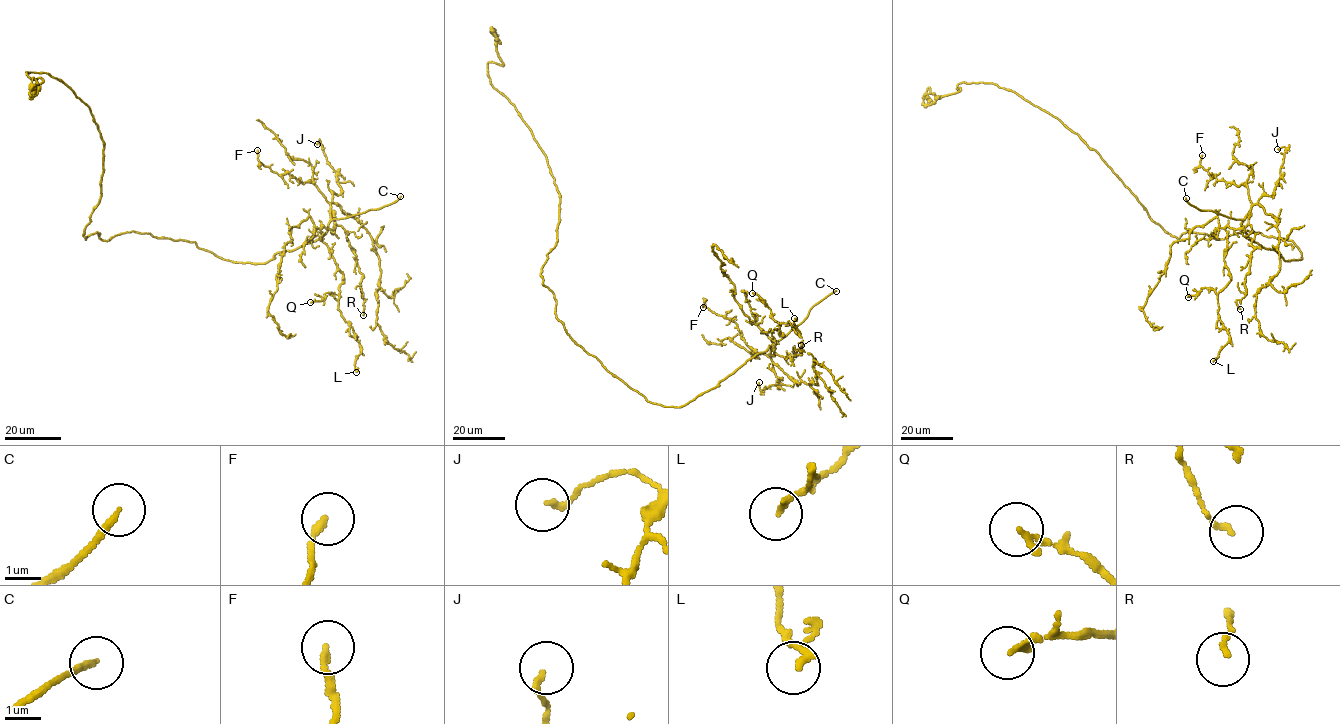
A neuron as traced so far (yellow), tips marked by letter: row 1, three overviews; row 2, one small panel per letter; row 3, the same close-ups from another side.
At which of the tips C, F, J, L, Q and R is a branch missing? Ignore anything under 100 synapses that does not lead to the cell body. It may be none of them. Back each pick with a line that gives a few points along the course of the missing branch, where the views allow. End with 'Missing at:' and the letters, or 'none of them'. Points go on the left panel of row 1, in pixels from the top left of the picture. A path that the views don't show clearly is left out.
Missing at: C

